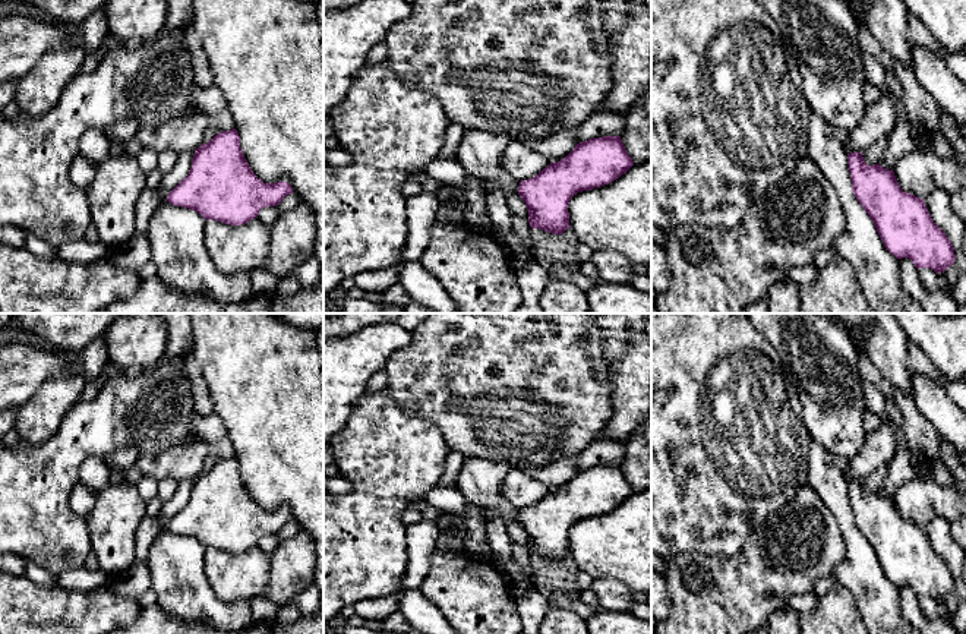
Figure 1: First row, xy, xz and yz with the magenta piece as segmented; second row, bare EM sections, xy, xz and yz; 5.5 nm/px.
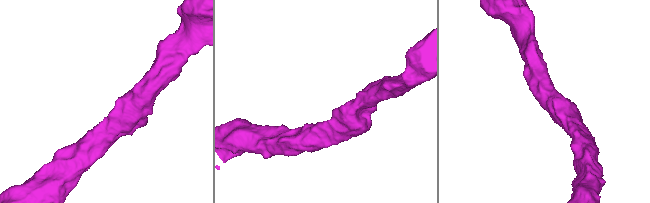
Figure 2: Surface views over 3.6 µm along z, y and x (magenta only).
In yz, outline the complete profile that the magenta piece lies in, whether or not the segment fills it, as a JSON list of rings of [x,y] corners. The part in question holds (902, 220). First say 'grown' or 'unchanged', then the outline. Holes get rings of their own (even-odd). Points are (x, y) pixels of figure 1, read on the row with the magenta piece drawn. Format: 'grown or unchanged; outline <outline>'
unchanged; outline [[[862,152],[847,154],[852,190],[887,247],[897,259],[909,258],[918,269],[931,268],[937,274],[946,271],[956,261],[954,249],[946,233],[932,221],[924,199],[903,192],[894,171],[880,164],[868,165]]]

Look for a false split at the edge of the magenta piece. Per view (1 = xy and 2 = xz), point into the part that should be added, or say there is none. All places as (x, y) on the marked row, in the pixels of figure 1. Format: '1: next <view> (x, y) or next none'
1: next none
2: next none

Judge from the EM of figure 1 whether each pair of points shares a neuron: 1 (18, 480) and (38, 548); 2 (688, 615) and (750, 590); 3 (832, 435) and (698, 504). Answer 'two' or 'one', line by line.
1: one
2: one
3: two

